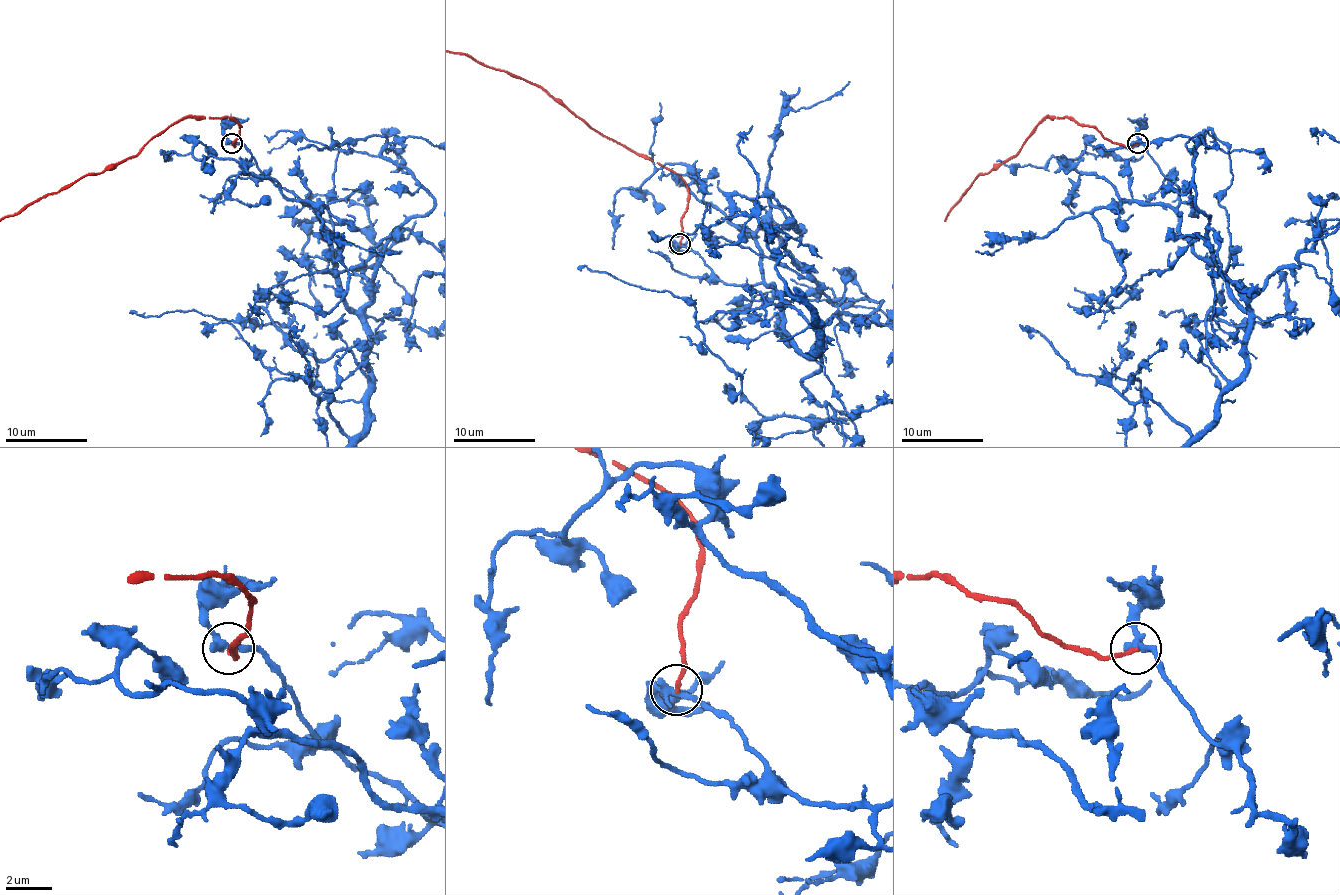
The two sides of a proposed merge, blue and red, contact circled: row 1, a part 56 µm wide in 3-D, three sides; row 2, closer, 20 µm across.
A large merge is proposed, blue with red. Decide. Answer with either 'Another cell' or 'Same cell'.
Another cell

